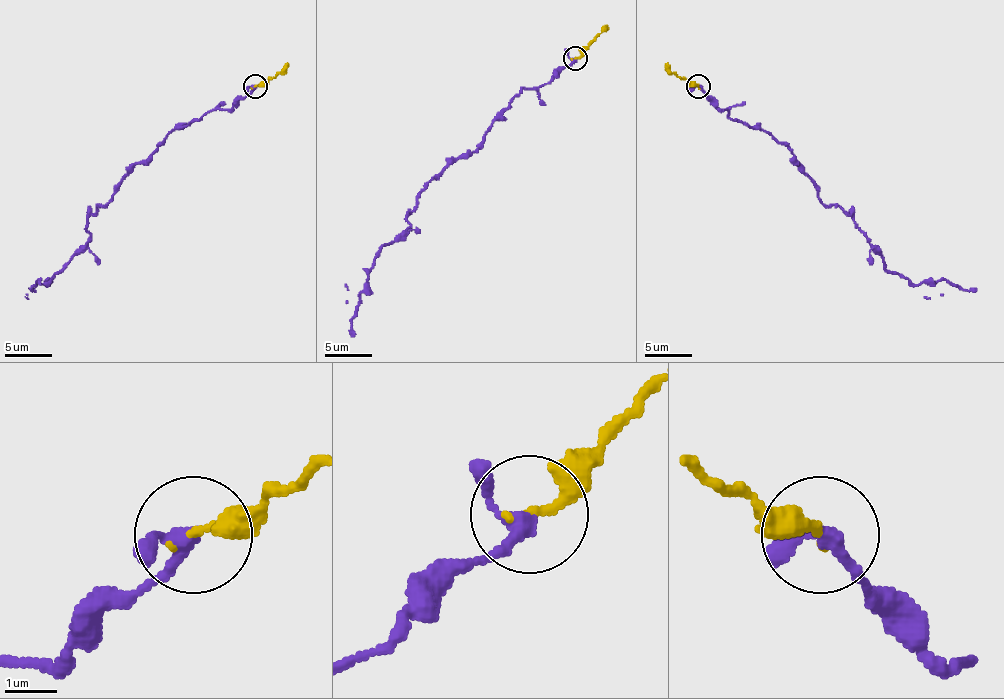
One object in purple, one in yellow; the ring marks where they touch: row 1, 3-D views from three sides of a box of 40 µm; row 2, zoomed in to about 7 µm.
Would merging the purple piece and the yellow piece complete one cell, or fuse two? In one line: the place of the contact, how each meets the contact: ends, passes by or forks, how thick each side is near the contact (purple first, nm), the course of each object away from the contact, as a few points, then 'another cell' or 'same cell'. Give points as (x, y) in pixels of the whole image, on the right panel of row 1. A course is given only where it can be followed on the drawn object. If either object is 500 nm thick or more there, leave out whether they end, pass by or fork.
(698, 86) | purple passes by | yellow ends | 240/200 nm | purple via (699, 87), (727, 113), (782, 141), (818, 196), (844, 208), (891, 272), (912, 284), (948, 279), (977, 291) | yellow via (699, 87), (680, 80), (668, 63) | same cell

